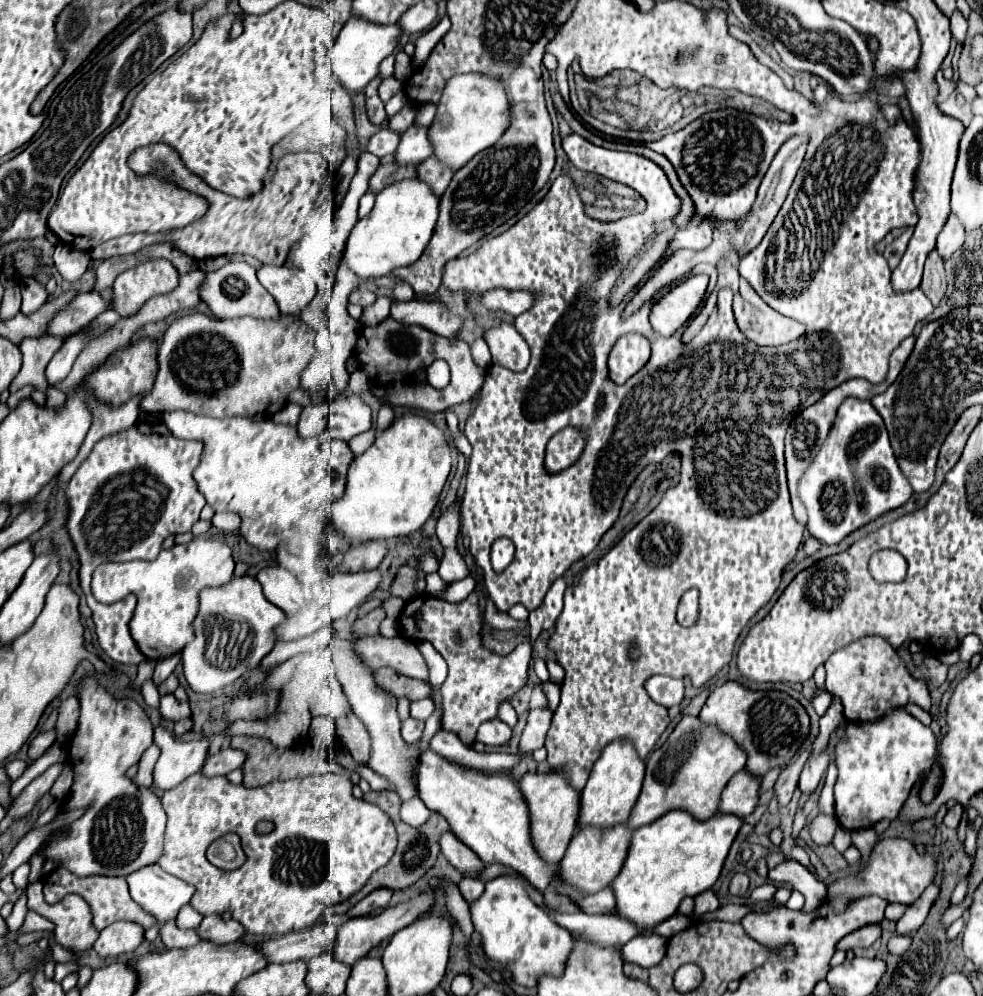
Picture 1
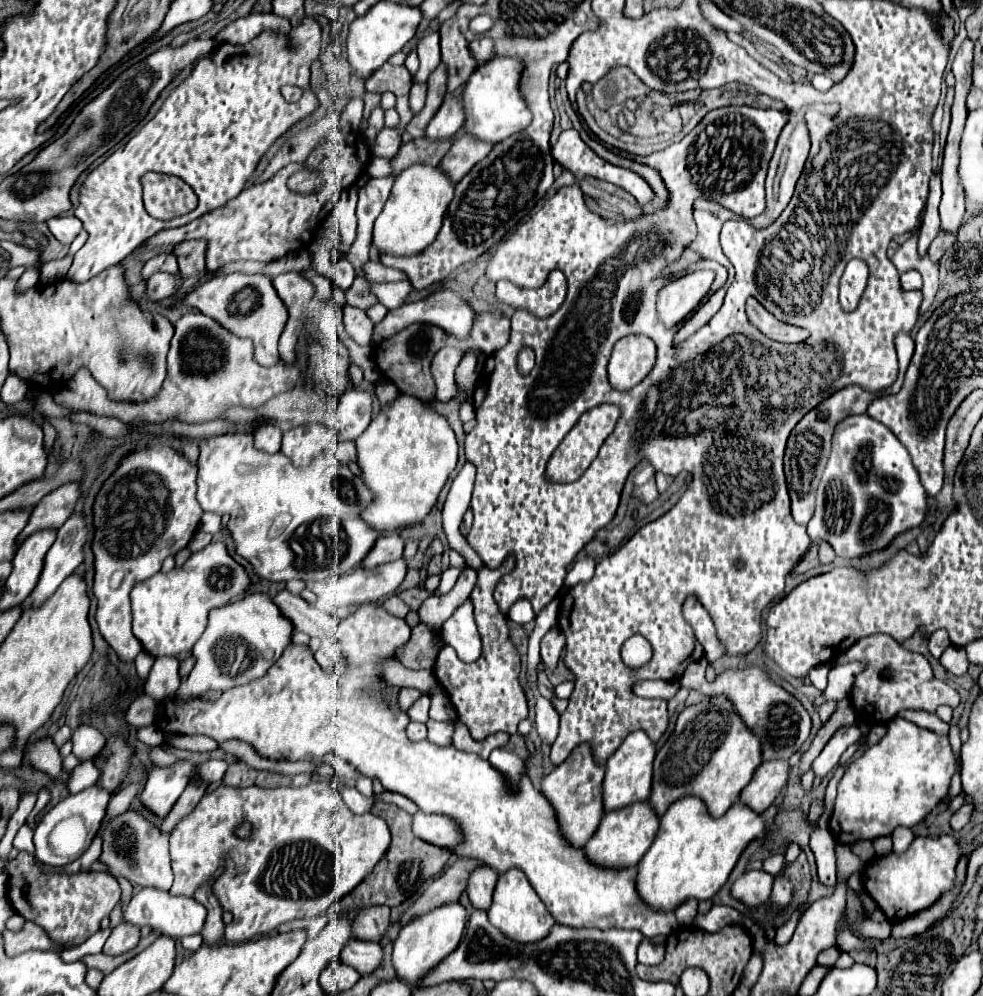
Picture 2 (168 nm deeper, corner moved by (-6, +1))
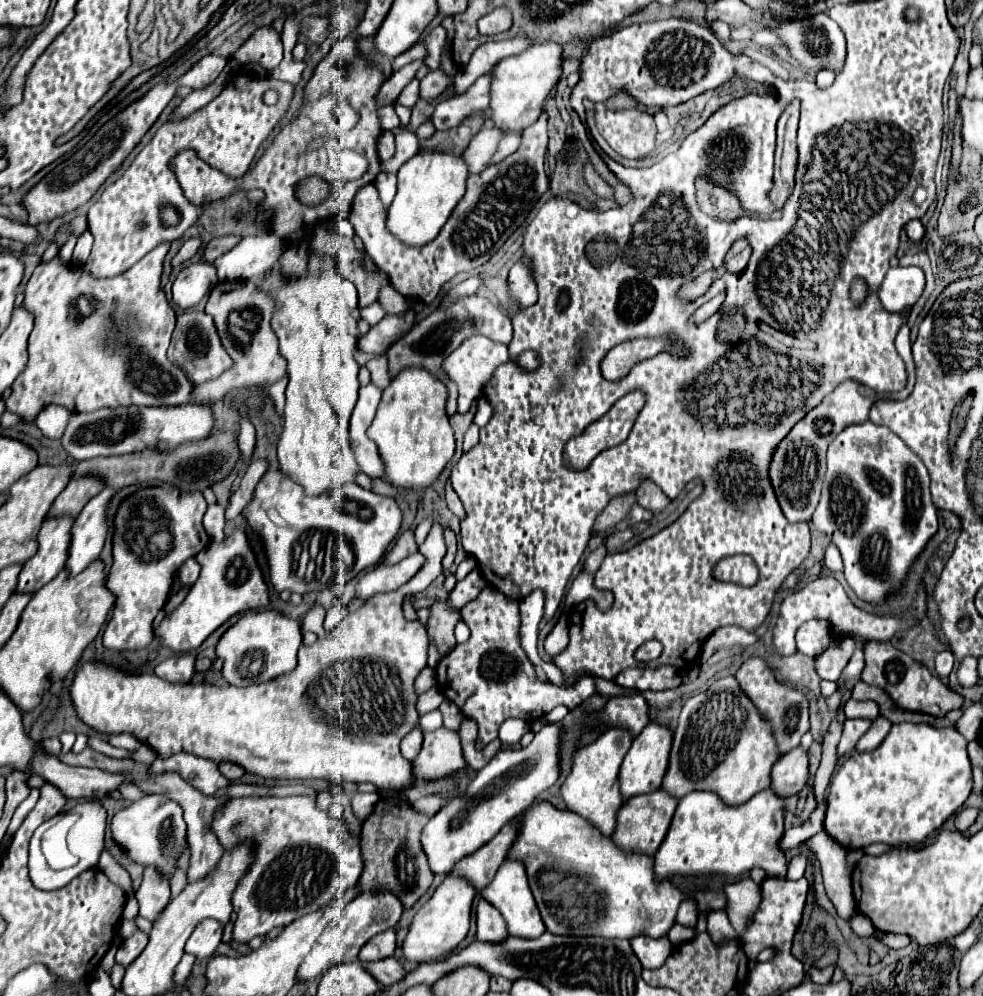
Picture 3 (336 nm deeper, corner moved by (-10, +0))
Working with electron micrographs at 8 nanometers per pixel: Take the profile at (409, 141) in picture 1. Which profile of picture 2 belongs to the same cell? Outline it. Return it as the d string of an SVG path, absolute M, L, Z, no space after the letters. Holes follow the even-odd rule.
M446 96L434 118L430 120L426 128L426 136L430 140L438 138L452 138L460 128L464 126L464 106L462 106L462 96Z

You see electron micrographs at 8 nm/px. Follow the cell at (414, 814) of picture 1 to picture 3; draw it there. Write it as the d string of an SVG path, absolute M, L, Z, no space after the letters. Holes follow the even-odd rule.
M546 725L528 747L498 751L470 781L468 791L444 805L426 823L422 847L434 873L450 873L456 861L488 843L506 823L526 811L544 789L554 785L558 779L558 743L560 729L556 725Z

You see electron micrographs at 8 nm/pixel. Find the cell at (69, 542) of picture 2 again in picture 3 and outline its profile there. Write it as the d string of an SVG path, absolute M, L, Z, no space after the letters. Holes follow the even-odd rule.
M106 487L96 497L92 497L74 519L74 527L70 531L72 539L70 539L68 561L64 567L70 575L78 575L92 561L98 559L108 533L106 505L112 495L114 495L114 489Z

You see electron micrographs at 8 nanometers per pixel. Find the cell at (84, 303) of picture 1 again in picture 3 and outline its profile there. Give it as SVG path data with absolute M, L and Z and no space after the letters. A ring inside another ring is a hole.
M190 263L174 279L172 299L182 309L194 307L216 283L218 283L218 277L216 277L214 265Z

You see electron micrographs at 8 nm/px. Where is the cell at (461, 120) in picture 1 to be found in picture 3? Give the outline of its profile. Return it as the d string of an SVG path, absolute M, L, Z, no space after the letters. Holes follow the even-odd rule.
M540 43L528 47L520 55L512 55L496 63L494 79L490 81L490 107L488 119L494 127L504 131L522 133L526 127L534 125L540 117L542 103L548 91L558 83L562 67L562 45L558 43Z

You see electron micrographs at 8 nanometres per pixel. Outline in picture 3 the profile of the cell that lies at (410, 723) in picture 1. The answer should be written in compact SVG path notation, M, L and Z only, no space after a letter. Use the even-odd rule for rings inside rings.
M416 725L416 727L402 739L402 745L400 745L402 755L404 755L406 759L416 759L418 753L420 753L420 749L422 749L422 741L424 741L422 729Z

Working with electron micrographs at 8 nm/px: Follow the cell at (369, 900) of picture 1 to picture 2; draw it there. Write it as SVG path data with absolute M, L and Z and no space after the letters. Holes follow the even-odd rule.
M370 906L362 908L354 920L354 936L366 942L382 942L386 930L390 928L390 908Z

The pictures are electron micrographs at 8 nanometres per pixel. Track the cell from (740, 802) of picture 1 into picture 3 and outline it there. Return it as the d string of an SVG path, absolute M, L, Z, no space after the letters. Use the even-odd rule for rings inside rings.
M800 747L782 755L772 767L772 785L774 793L784 799L802 791L808 781L808 755Z

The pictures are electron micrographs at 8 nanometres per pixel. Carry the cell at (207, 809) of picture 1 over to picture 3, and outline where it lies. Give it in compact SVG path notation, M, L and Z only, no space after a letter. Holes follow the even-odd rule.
M232 797L214 813L214 833L226 851L242 843L254 847L254 861L232 893L232 907L238 915L232 931L236 943L248 943L256 935L264 935L274 927L290 925L292 921L320 909L354 887L364 869L360 835L350 833L344 817L330 817L328 811L316 807L312 797Z

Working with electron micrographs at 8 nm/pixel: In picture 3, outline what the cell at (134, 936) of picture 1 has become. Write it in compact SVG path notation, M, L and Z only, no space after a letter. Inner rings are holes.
M136 931L132 937L128 937L116 951L116 961L122 965L130 965L146 947L148 935L142 931Z

